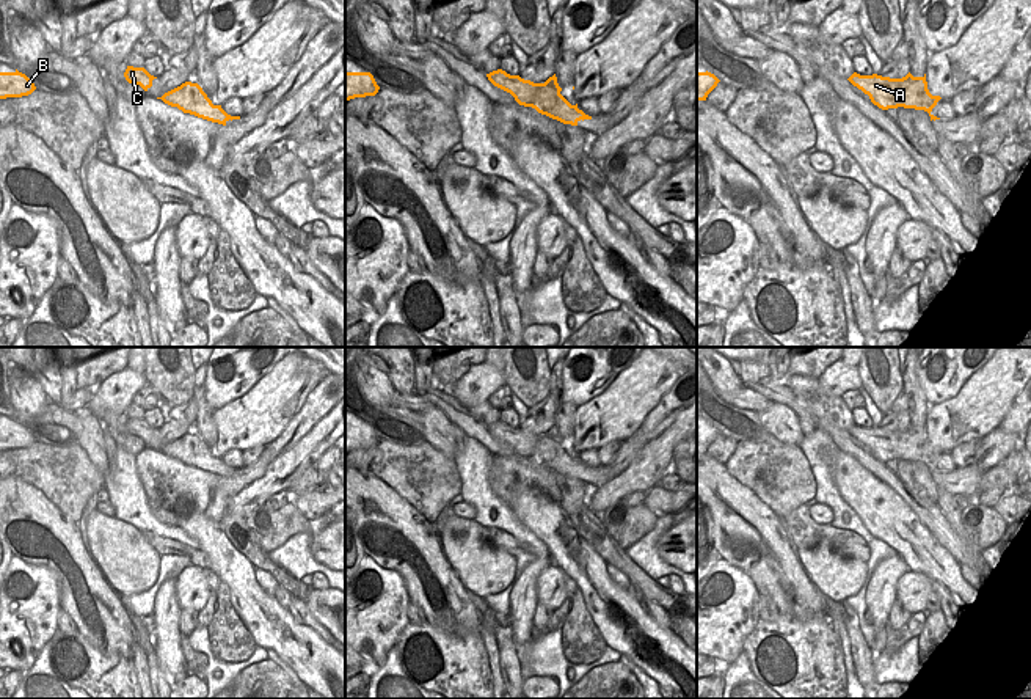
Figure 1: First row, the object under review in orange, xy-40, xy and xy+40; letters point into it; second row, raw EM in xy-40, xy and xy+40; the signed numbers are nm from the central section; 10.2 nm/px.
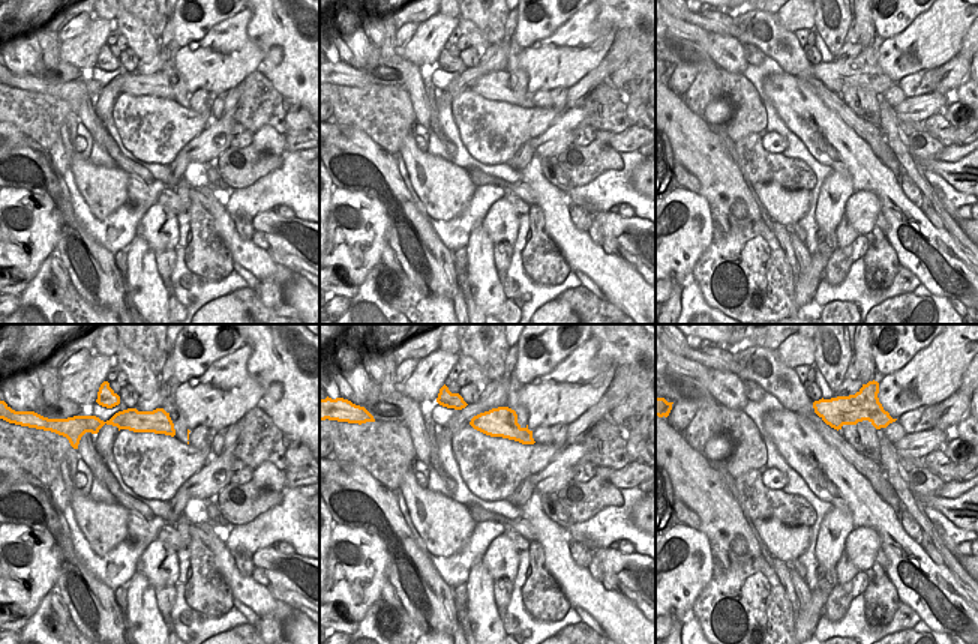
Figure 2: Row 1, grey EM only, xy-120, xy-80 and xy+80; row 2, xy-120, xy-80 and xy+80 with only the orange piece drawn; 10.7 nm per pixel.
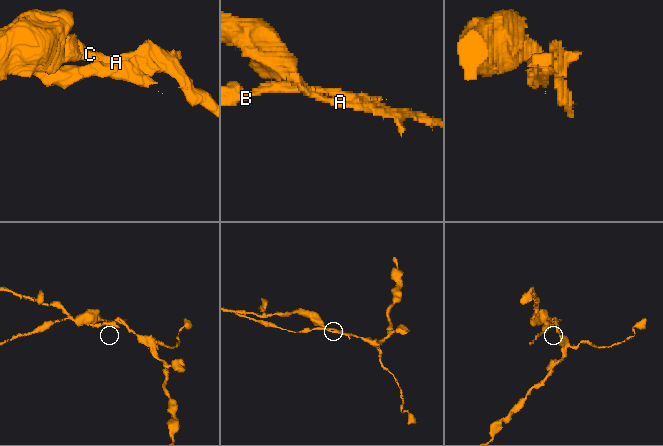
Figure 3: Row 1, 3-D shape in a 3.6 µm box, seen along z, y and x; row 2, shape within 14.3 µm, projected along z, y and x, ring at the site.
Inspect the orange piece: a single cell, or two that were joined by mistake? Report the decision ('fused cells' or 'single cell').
fused cells

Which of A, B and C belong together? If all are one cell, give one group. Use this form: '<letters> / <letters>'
A C / B

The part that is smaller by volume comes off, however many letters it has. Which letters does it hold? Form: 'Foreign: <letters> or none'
Foreign: B

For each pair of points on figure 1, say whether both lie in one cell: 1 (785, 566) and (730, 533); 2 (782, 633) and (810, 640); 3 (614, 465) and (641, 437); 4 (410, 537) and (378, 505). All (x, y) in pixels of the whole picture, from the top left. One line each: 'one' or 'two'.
1: one
2: one
3: two
4: one

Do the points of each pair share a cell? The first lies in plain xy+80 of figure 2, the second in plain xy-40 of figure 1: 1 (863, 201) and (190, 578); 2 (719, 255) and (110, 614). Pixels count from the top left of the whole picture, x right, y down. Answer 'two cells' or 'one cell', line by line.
1: one cell
2: two cells

